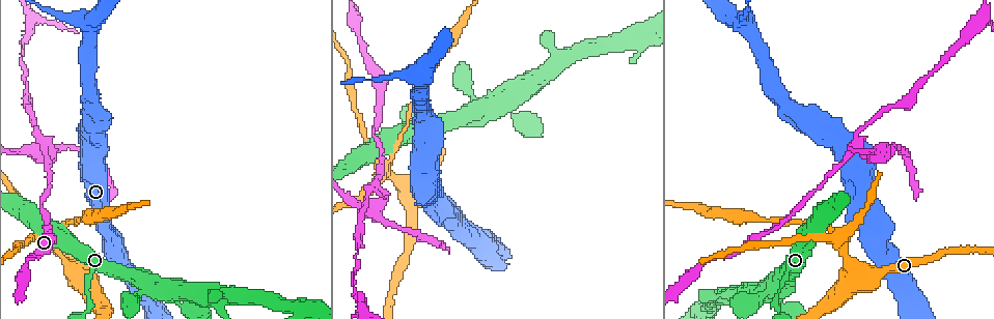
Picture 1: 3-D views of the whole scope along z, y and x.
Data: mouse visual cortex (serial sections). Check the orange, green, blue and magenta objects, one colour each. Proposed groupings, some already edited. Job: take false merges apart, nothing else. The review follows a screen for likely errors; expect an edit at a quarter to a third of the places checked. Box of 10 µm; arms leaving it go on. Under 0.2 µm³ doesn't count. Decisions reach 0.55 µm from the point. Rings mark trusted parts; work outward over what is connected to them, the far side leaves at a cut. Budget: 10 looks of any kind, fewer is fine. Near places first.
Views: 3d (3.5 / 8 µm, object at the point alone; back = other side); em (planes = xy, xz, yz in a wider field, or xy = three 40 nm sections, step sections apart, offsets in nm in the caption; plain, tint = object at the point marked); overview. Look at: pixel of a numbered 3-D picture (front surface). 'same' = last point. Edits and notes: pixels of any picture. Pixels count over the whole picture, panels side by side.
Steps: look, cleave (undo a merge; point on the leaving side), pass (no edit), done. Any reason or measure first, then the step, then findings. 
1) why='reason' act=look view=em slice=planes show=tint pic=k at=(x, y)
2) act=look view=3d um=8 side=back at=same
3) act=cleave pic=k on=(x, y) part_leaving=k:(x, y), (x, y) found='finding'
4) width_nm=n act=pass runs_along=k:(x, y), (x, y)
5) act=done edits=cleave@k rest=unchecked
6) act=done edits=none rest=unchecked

why='three arms meet' act=look view=3d um=3.5 side=back pic=1 at=(853, 147)

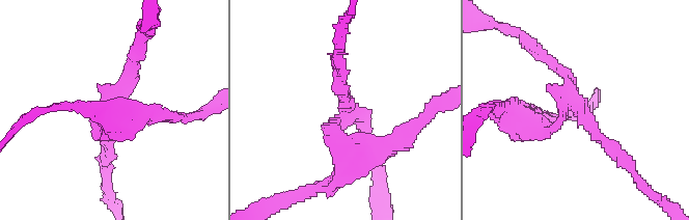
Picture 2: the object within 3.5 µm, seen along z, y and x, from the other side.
arms=3 arm_widths_nm=150,200,200 act=look view=em slice=xy step=5 show=tint pic=2 at=(344, 106)

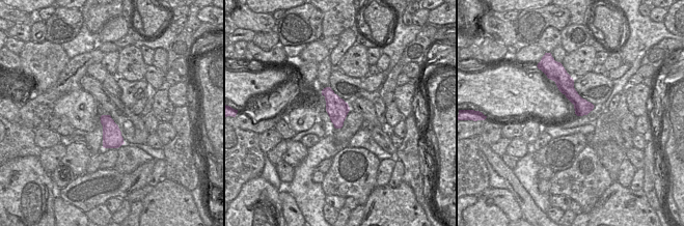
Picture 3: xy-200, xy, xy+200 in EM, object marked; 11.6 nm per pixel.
act=cleave pic=2 on=(339, 139) part_leaving=2:(339, 115), (349, 166), (330, 185) found='a second cell is stuck on'

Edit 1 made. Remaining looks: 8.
act=look view=3d um=3.5 pic=1 at=(385, 166)

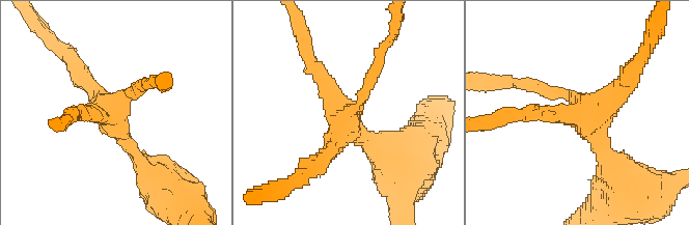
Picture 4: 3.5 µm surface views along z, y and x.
arms=4 arm_widths_nm=200,200,250,250 act=look view=em slice=xy step=1 show=tint pic=4 at=(110, 115)

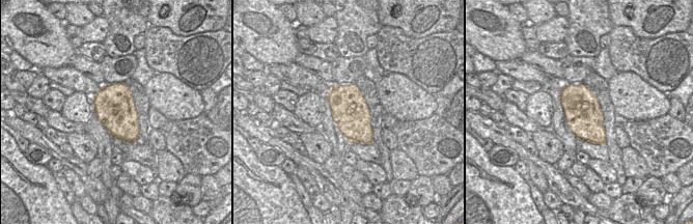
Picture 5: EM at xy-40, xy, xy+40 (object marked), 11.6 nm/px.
act=pass runs_along=4:(615, 166), (573, 95), (535, 86) found='one cell here'

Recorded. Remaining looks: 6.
act=look view=overview

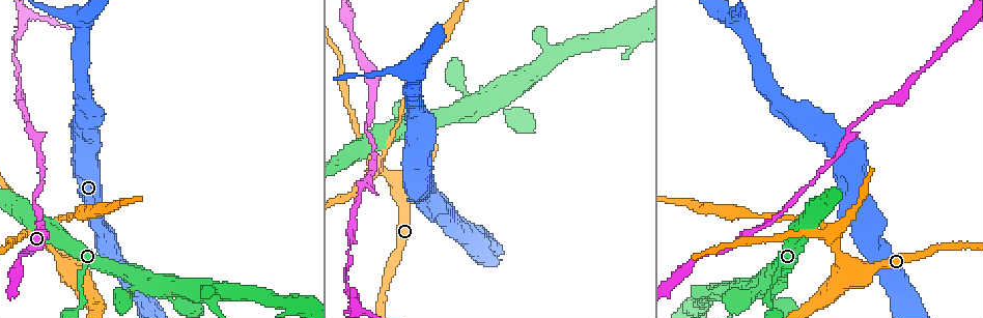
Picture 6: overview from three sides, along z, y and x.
why='a narrow waist' act=look view=3d um=3.5 pic=6 at=(483, 100)

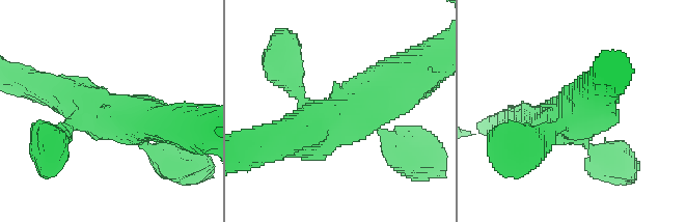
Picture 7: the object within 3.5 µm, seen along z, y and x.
act=look view=em slice=xy step=1 show=tint pic=7 at=(106, 117)

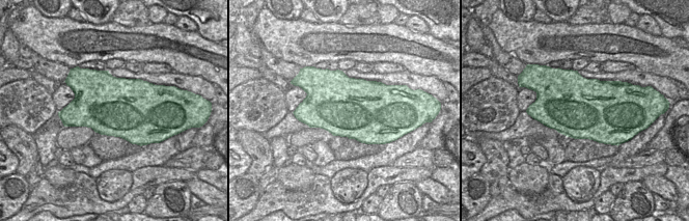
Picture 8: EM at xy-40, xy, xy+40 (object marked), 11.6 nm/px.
act=pass found='one cell here'

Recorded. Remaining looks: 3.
why='three-way junction' act=look view=3d um=3.5 pic=6 at=(967, 19)

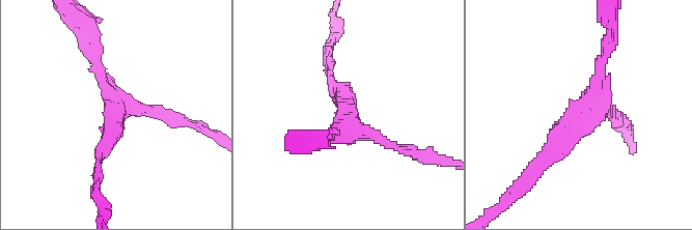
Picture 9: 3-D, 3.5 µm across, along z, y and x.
arms=3 arm_widths_nm=150,150,200 why='shape alone is not enough' act=look view=em slice=planes show=tint pic=9 at=(579, 111)

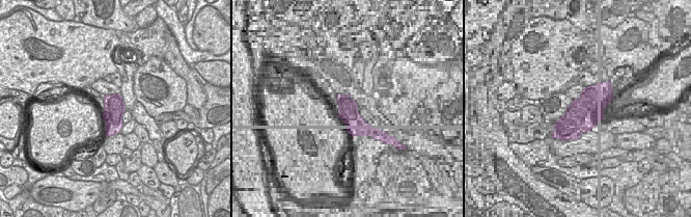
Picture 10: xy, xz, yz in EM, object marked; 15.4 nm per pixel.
why='another direction' act=look view=em slice=xy step=1 show=tint at=same

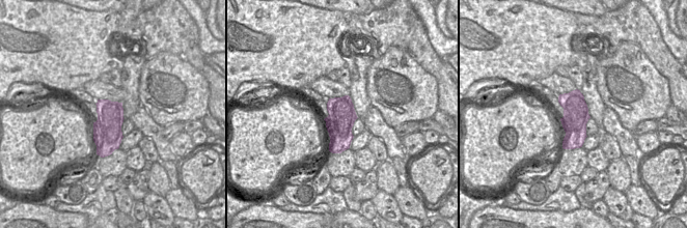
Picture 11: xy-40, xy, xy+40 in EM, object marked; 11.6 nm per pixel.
width_nm=320 act=pass runs_along=9:(331, 73), (353, 123), (400, 150) found='one cell here'

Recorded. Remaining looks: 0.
act=done edits=cleave@2 rest=unchecked

